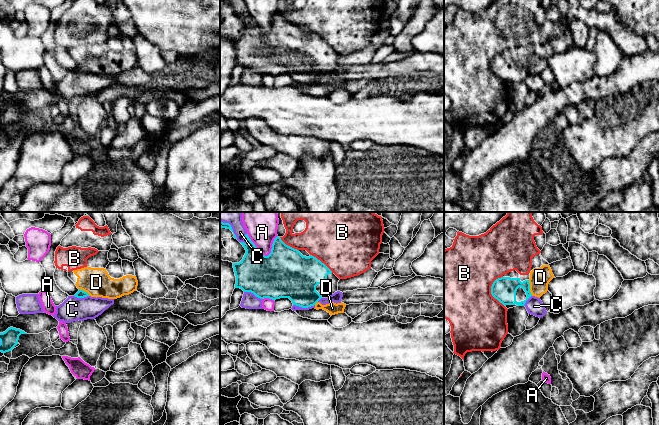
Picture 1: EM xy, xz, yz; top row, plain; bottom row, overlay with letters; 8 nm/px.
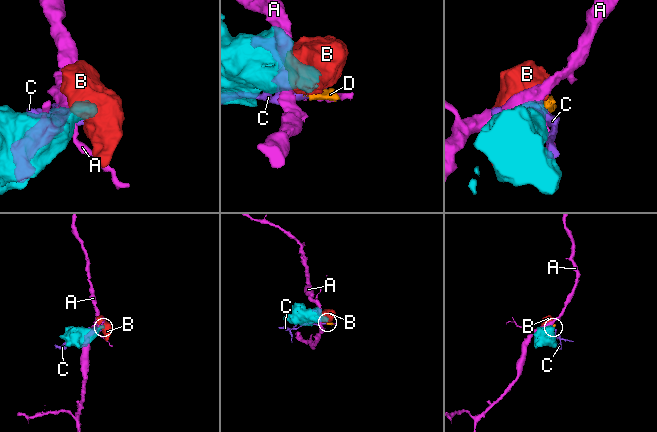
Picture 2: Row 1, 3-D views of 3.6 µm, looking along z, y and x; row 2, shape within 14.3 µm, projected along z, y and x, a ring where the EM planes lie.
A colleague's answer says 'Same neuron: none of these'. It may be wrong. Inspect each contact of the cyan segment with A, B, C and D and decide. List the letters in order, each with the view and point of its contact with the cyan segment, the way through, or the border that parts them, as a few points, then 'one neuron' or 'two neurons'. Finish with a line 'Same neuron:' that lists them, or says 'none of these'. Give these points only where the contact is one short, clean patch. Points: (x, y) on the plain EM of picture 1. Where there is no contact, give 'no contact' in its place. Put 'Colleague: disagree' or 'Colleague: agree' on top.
Colleague: disagree
A: contact xz (256, 24); two neurons
B: contact yz (491, 67); two neurons
C: contact xz (304, 83); two neurons
D: contact yz (529, 64); way yz (503, 65), (512, 60), (529, 64), (540, 53); one neuron
Same neuron: D

